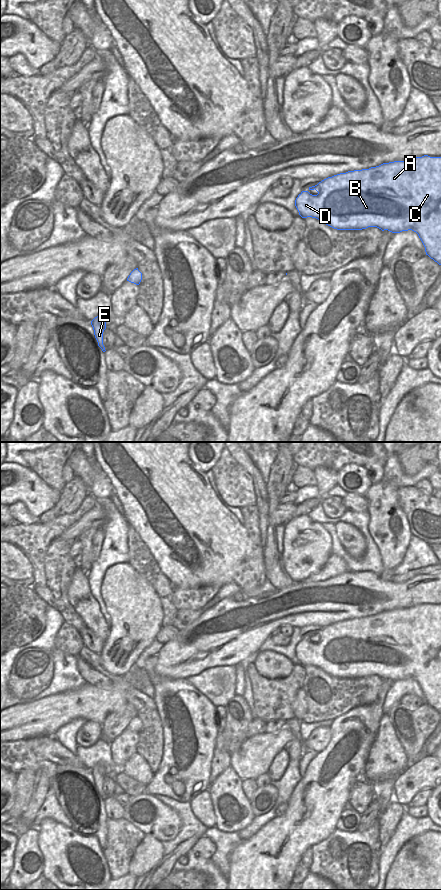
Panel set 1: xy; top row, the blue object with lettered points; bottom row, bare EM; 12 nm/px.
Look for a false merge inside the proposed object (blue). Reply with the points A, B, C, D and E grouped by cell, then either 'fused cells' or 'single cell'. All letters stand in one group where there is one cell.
A B C D E; single cell

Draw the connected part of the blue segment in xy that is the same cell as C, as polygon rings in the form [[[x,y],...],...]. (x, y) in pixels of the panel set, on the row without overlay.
[[[424,603],[408,609],[394,609],[369,617],[340,621],[309,635],[309,638],[314,637],[317,643],[302,639],[295,648],[302,666],[316,666],[337,678],[362,678],[368,675],[392,681],[412,678],[421,687],[426,703],[441,713],[441,605]]]

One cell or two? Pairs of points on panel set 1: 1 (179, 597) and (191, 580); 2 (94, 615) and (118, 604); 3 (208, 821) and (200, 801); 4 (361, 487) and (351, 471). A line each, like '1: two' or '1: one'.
1: two
2: two
3: one
4: one

